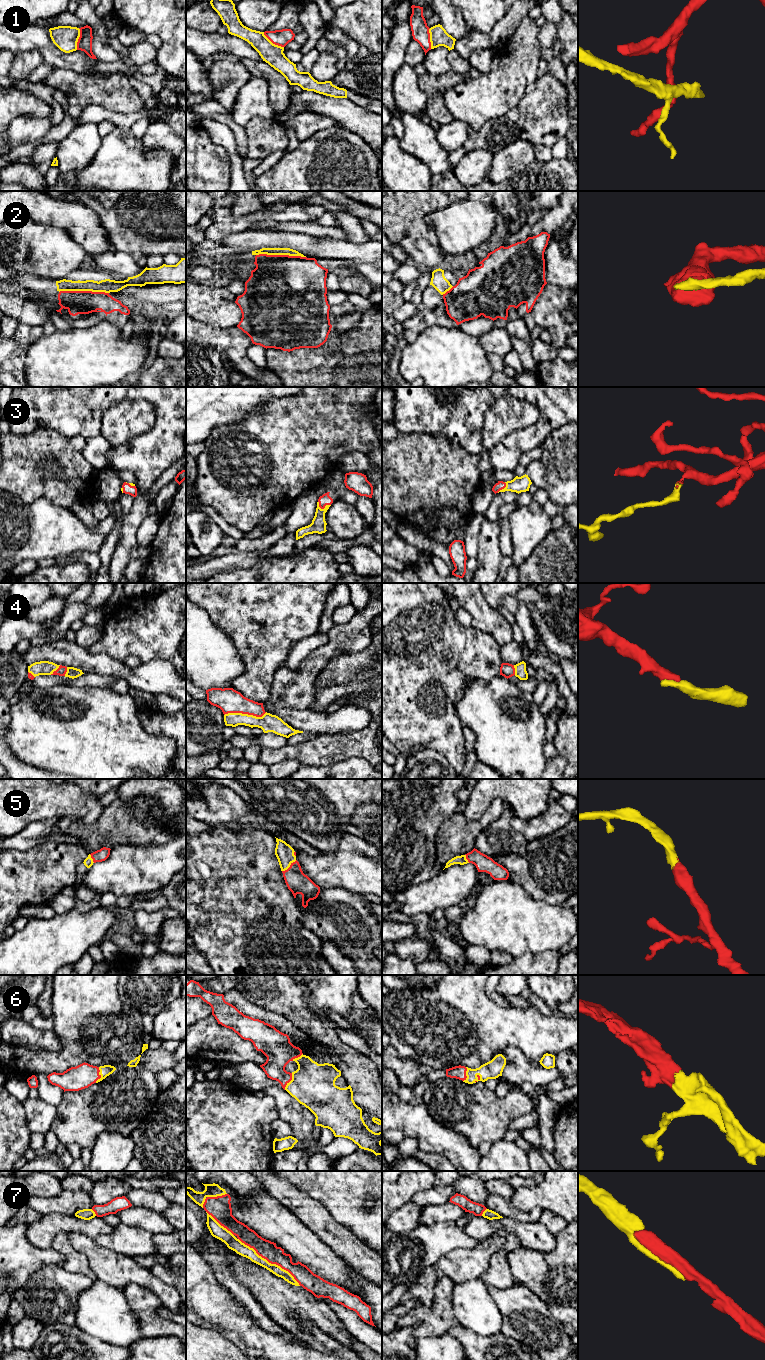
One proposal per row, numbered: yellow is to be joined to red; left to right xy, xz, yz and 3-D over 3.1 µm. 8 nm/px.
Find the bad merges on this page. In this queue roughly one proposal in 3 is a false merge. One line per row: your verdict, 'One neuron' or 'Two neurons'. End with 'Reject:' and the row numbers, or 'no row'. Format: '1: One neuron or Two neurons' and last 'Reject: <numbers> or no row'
1: Two neurons
2: Two neurons
3: One neuron
4: One neuron
5: One neuron
6: One neuron
7: One neuron
Reject: 1, 2

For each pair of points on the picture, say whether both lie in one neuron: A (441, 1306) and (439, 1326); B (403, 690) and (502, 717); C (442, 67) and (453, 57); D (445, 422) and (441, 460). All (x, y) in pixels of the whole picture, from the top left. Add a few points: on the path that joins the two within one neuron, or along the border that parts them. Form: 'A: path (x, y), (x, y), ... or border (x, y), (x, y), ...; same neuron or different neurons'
A: path (441, 1311), (439, 1321); same neuron
B: border (468, 684), (455, 703), (462, 726); different neurons
C: border (448, 51), (448, 62), (451, 69); different neurons
D: border (421, 432), (445, 435), (464, 448); different neurons

